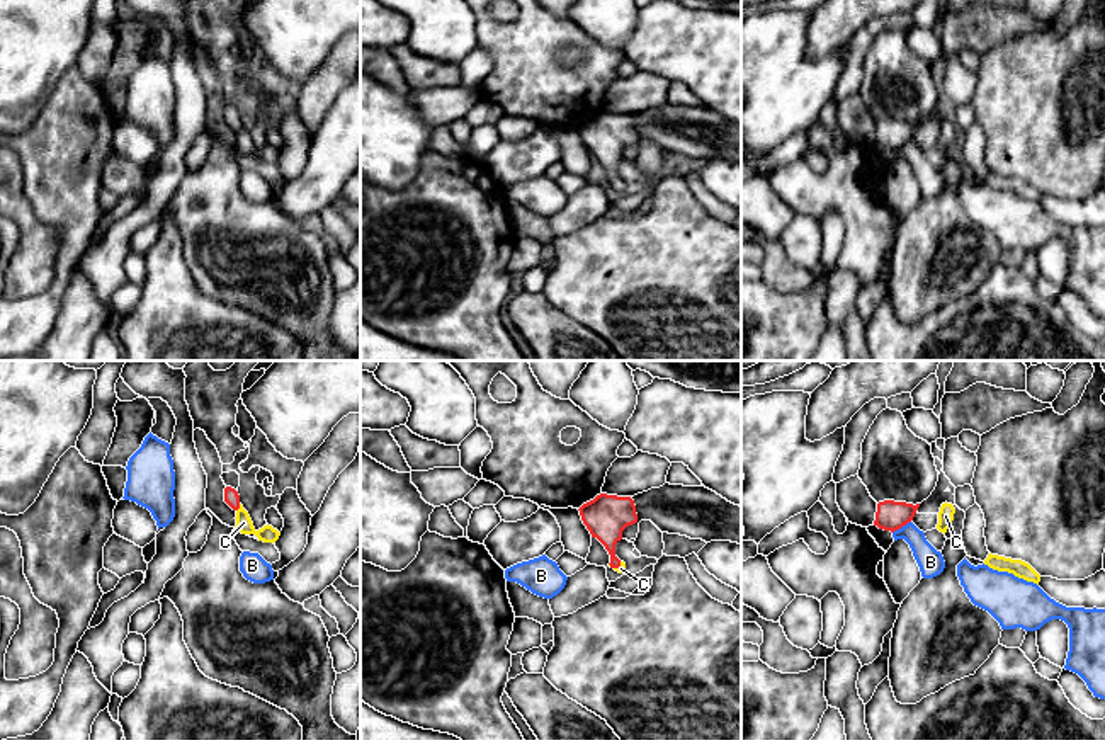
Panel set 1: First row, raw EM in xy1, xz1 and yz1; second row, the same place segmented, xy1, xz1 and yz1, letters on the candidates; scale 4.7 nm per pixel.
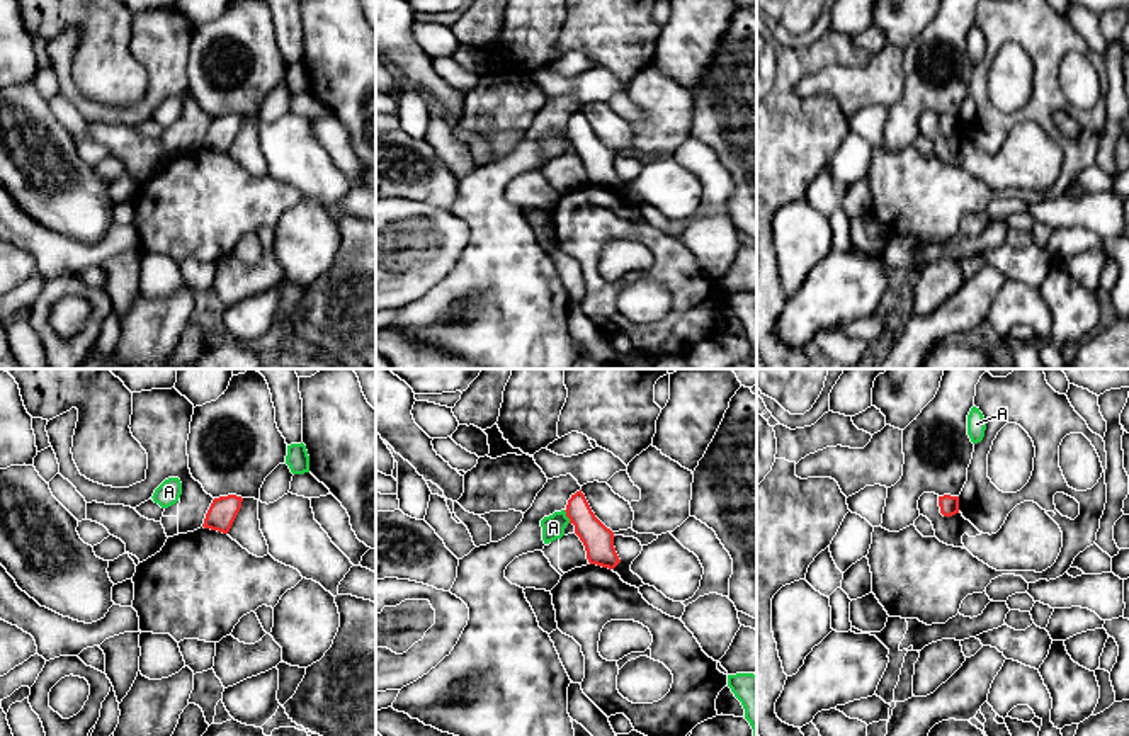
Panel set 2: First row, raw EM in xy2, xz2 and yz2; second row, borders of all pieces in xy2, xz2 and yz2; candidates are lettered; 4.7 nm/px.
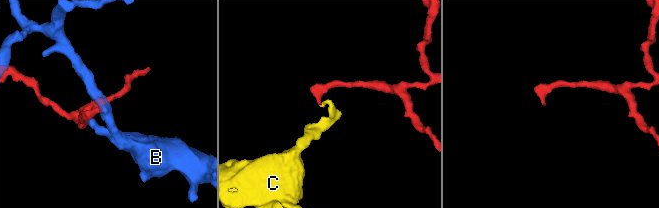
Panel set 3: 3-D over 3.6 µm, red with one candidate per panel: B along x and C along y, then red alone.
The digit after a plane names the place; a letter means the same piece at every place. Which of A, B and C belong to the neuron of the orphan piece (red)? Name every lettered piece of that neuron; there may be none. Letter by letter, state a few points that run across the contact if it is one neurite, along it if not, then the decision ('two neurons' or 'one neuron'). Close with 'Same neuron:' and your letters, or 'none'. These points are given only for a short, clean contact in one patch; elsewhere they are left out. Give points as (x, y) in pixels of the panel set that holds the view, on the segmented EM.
A: line xz2 (563, 510), (570, 522); two neurons
B: line yz1 (910, 521), (893, 533); two neurons
C: line xy1 (232, 497), (238, 507), (243, 523); one neuron
Same neuron: C

